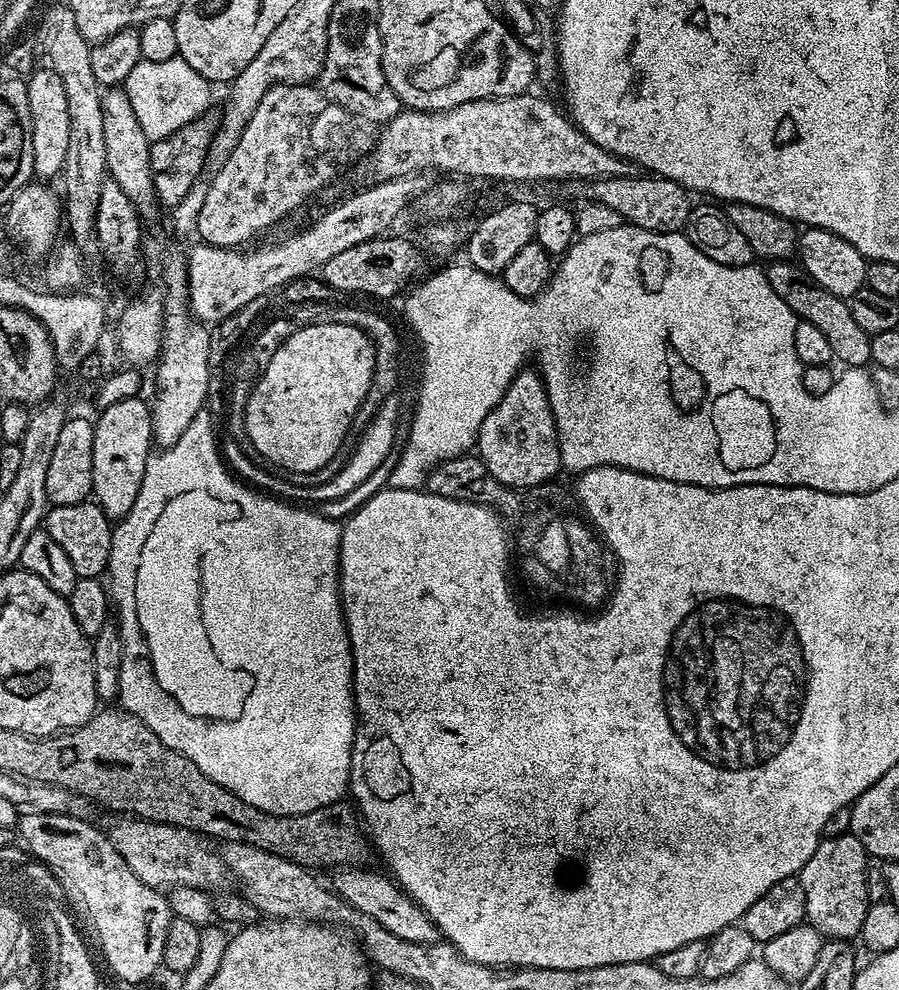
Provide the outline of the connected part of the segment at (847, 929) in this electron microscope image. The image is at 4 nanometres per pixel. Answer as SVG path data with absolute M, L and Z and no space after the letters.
M854 835L821 839L810 854L806 866L798 873L802 890L806 890L806 920L824 938L851 941L859 937L862 921L870 903L866 894L866 878L870 867L867 850Z

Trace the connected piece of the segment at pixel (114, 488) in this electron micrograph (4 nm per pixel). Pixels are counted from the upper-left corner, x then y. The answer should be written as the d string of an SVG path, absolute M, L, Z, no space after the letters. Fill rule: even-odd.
M140 396L126 398L125 401L116 402L109 408L103 409L99 413L100 417L95 417L94 420L94 470L92 471L92 496L95 503L99 504L100 509L108 515L109 518L119 518L124 516L130 510L130 506L134 506L134 498L138 498L138 490L142 486L142 478L144 477L144 471L146 470L146 462L148 461L150 453L154 448L154 441L152 438L152 410L149 401Z

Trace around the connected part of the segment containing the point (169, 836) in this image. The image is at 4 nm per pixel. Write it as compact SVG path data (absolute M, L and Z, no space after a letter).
M117 820L120 821L110 828L112 845L122 854L126 866L130 866L130 870L134 870L134 874L146 882L146 886L161 890L171 890L178 886L213 890L216 887L219 889L224 879L229 879L230 873L224 865L223 855L217 849L215 852L205 837L172 824L155 824L152 820Z

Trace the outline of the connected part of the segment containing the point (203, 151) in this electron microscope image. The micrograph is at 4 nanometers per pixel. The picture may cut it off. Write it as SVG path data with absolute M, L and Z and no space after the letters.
M205 114L182 126L182 130L161 140L151 141L149 170L152 171L152 186L156 191L157 200L165 209L171 210L178 206L178 202L186 198L190 186L194 186L203 177L200 175L204 172L204 163L209 163L212 140L216 137L217 127L217 117Z

